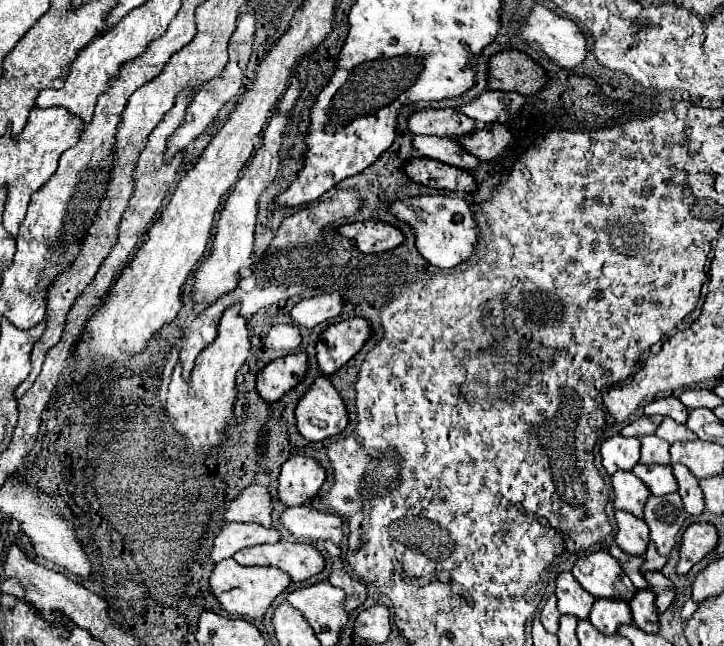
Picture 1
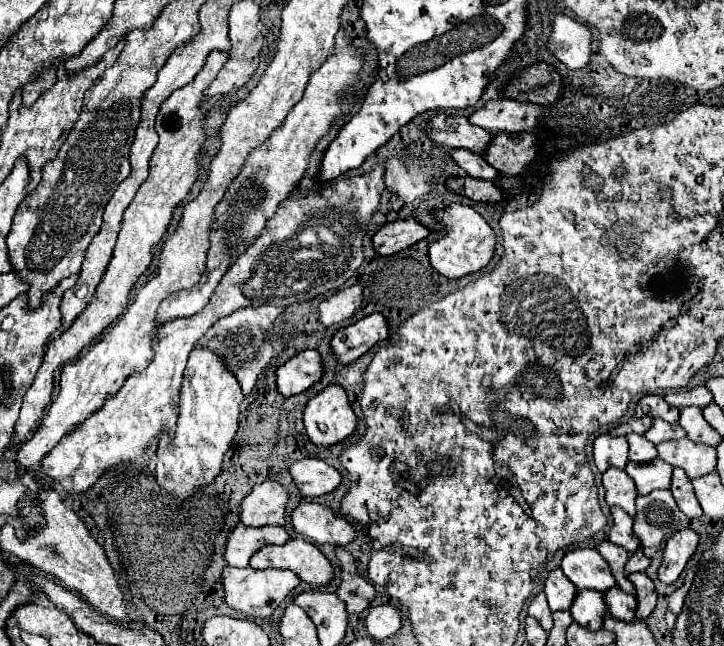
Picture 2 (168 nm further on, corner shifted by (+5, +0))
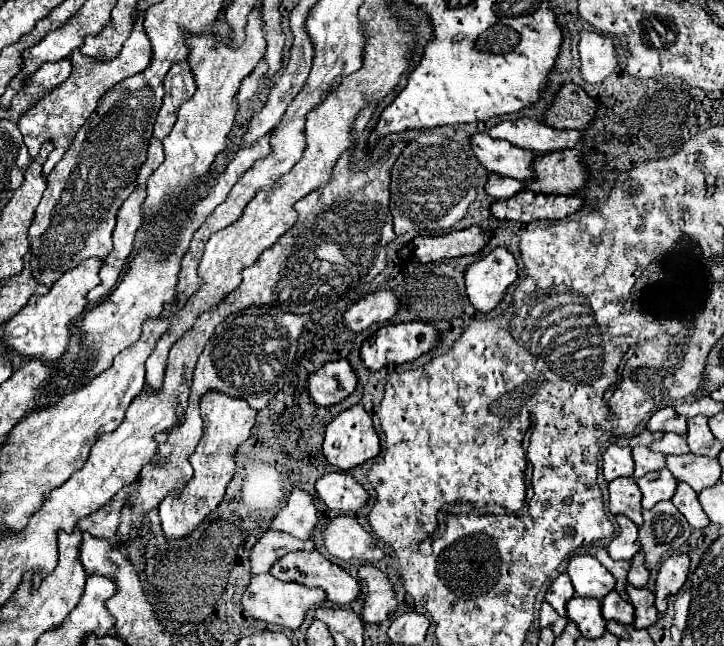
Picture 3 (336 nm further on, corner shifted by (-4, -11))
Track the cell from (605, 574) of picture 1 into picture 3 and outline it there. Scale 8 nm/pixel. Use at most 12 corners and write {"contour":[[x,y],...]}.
{"contour":[[573,556],[577,596],[603,600],[615,578],[595,556]]}

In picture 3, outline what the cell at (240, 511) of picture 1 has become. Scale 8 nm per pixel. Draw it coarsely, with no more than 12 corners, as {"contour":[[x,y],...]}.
{"contour":[[295,488],[271,528],[307,540],[321,512]]}

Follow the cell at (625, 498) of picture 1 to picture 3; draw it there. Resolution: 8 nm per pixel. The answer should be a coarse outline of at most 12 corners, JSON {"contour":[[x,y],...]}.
{"contour":[[635,478],[609,482],[611,514],[643,524],[641,492]]}

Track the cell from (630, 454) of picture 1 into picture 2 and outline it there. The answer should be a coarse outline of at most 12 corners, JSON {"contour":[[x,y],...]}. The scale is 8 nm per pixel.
{"contour":[[626,437],[594,439],[594,463],[600,473],[628,463]]}

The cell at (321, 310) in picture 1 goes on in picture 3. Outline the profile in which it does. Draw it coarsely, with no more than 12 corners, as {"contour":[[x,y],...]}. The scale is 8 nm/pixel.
{"contour":[[389,290],[367,294],[345,312],[345,324],[363,332],[399,312]]}

